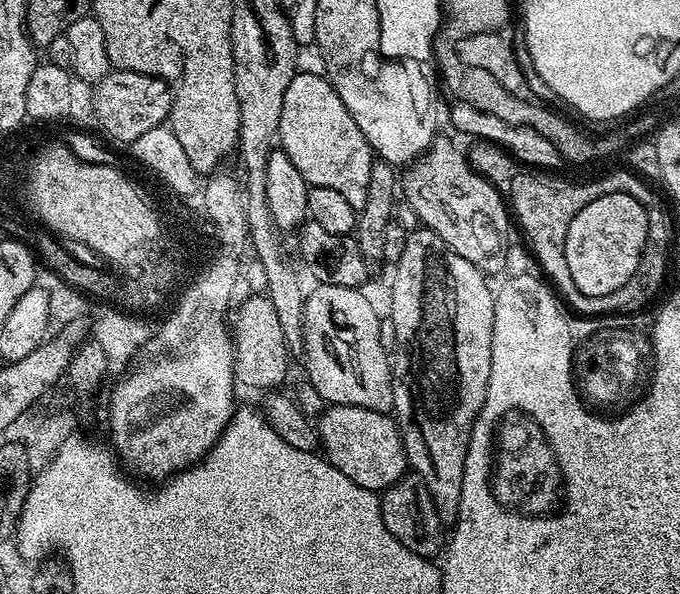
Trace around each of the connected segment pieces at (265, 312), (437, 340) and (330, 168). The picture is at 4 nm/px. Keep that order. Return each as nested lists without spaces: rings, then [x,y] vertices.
[[[267,294],[252,296],[240,304],[236,312],[236,321],[230,324],[230,337],[234,349],[234,366],[236,381],[239,385],[260,390],[274,390],[280,385],[288,374],[287,343],[284,341],[282,326],[279,325],[278,313]]]
[[[417,226],[407,233],[404,237],[404,249],[402,250],[402,258],[395,261],[394,268],[396,268],[396,277],[392,280],[392,309],[390,309],[390,315],[394,320],[394,329],[397,335],[396,349],[391,353],[390,359],[392,361],[392,389],[394,390],[394,402],[392,407],[394,409],[394,419],[397,424],[400,425],[400,437],[404,443],[404,452],[408,456],[409,469],[415,475],[422,478],[422,482],[426,482],[426,490],[430,490],[430,498],[434,498],[434,506],[438,510],[441,521],[452,522],[455,521],[456,515],[458,514],[458,506],[460,505],[460,499],[462,498],[462,470],[464,469],[464,463],[466,462],[466,450],[468,449],[468,439],[472,433],[472,427],[474,422],[478,418],[478,414],[482,410],[482,402],[486,398],[486,386],[490,382],[490,350],[492,349],[492,331],[494,330],[494,302],[492,301],[494,292],[490,287],[488,289],[489,277],[478,271],[473,264],[466,262],[466,258],[462,258],[458,254],[454,254],[454,250],[450,250],[446,246],[446,242],[442,242],[442,238],[438,238],[438,234],[434,234],[434,230],[423,226]]]
[[[297,71],[286,87],[278,144],[309,186],[330,186],[330,190],[338,190],[350,206],[359,210],[366,206],[374,153],[327,75],[317,72]]]

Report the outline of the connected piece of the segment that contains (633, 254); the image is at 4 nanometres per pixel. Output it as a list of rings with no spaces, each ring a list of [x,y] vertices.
[[[621,192],[594,198],[594,202],[574,214],[574,222],[568,224],[563,238],[564,253],[566,266],[570,266],[570,278],[574,278],[574,286],[578,286],[582,294],[613,293],[629,281],[646,246],[647,216],[647,207],[632,195]]]

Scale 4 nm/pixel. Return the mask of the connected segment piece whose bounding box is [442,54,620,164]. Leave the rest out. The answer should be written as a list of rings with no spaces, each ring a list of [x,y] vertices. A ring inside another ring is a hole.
[[[464,54],[462,59],[463,65],[461,73],[458,76],[445,76],[442,78],[446,84],[452,80],[452,84],[456,84],[456,92],[464,92],[464,88],[458,86],[466,86],[470,88],[470,94],[474,94],[472,106],[478,110],[482,110],[488,114],[494,114],[496,118],[502,118],[503,121],[510,122],[511,125],[530,126],[534,130],[538,130],[538,134],[542,134],[542,138],[554,142],[554,146],[558,150],[558,154],[564,156],[565,161],[576,164],[588,164],[591,160],[596,160],[599,156],[608,156],[611,152],[616,152],[620,148],[620,140],[616,136],[600,136],[597,140],[591,140],[588,136],[583,136],[574,125],[568,120],[563,120],[556,112],[551,112],[548,108],[543,108],[540,104],[532,104],[531,99],[523,100],[514,94],[510,94],[510,90],[505,90],[499,82],[494,78],[494,74],[486,74],[486,70],[481,68],[469,68],[470,62],[468,58],[470,54]]]

